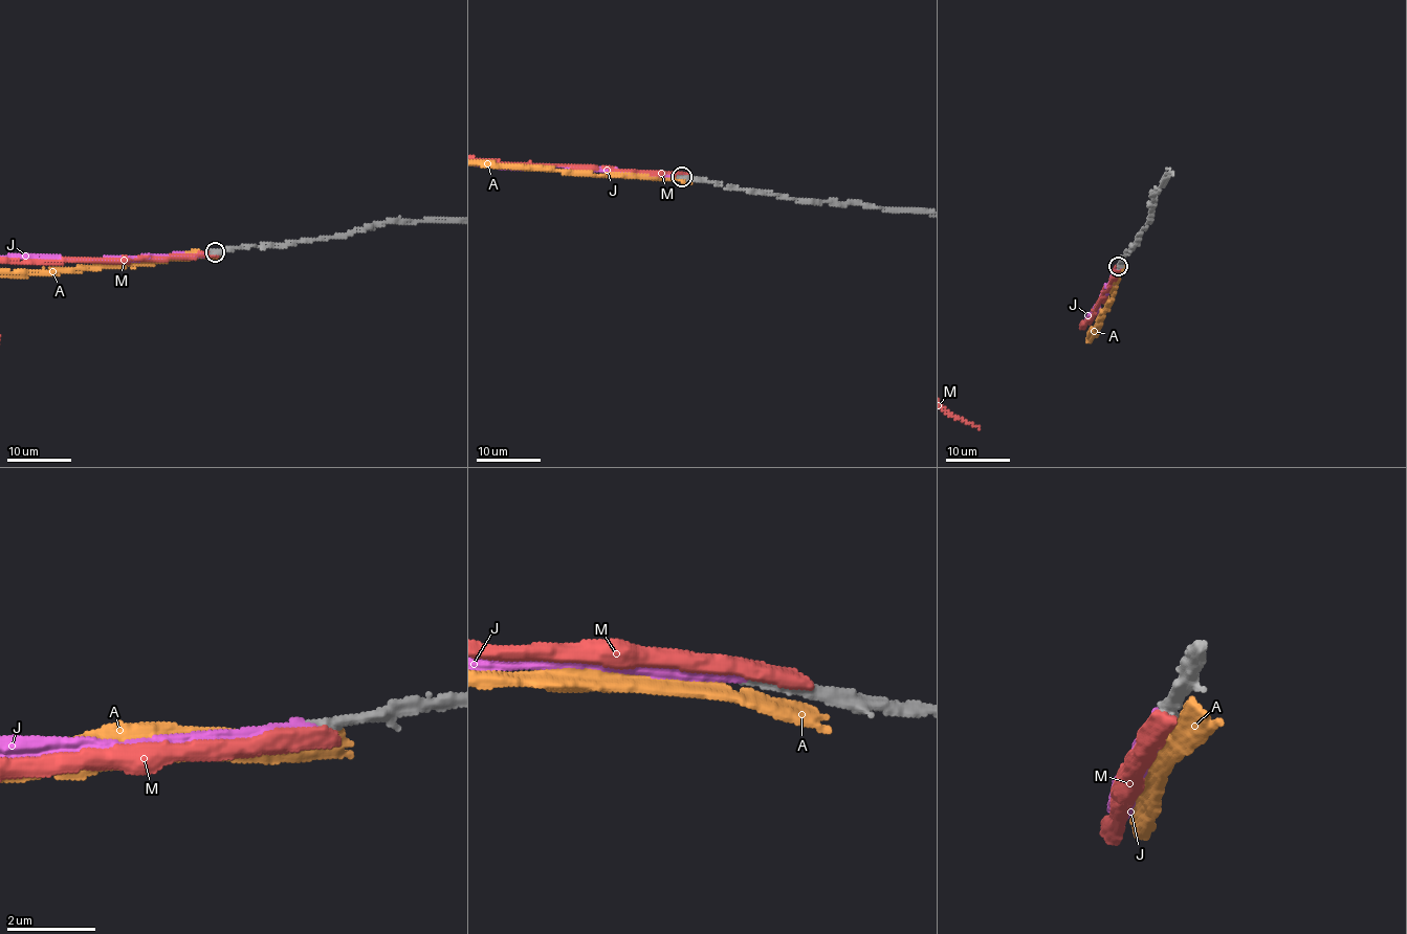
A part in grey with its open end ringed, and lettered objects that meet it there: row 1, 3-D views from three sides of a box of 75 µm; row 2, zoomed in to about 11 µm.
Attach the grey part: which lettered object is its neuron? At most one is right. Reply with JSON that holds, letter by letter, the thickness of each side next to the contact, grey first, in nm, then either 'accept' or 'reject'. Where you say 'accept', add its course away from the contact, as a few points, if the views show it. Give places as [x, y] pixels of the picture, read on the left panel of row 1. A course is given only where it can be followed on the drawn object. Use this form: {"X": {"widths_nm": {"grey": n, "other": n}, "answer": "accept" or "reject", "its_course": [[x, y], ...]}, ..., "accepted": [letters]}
{"A": {"widths_nm": {"grey": 360, "other": 340}, "answer": "reject"}, "J": {"widths_nm": {"grey": 340, "other": 320}, "answer": "accept"}, "M": {"widths_nm": {"grey": 360, "other": 480}, "answer": "reject"}, "accepted": ["J"]}

